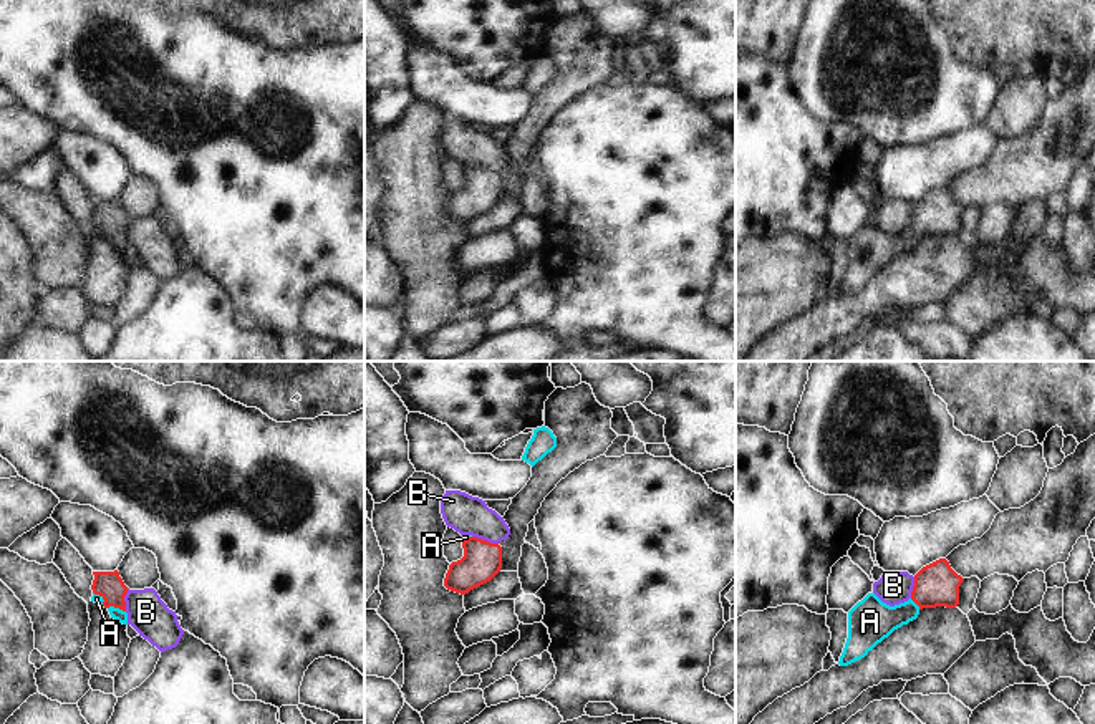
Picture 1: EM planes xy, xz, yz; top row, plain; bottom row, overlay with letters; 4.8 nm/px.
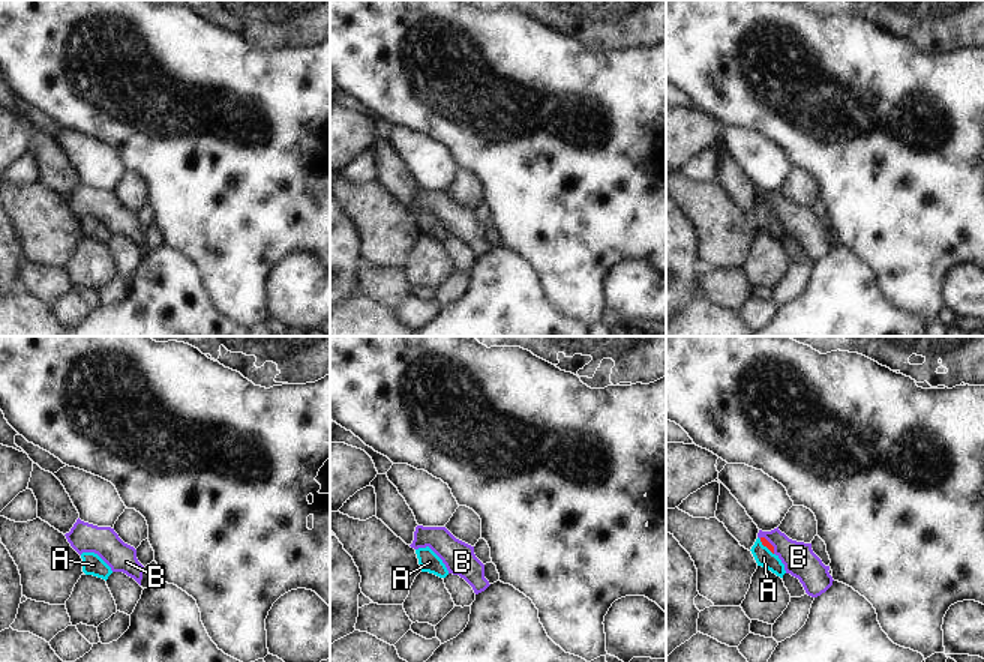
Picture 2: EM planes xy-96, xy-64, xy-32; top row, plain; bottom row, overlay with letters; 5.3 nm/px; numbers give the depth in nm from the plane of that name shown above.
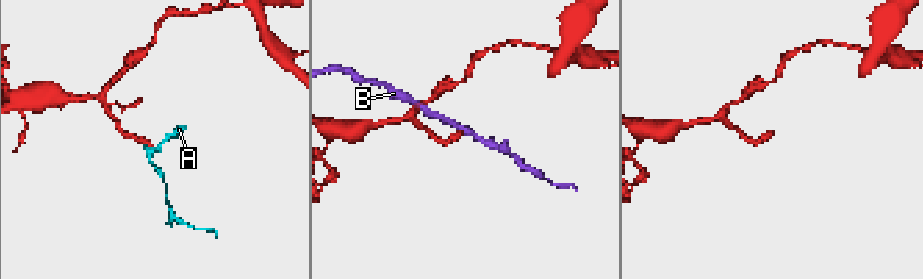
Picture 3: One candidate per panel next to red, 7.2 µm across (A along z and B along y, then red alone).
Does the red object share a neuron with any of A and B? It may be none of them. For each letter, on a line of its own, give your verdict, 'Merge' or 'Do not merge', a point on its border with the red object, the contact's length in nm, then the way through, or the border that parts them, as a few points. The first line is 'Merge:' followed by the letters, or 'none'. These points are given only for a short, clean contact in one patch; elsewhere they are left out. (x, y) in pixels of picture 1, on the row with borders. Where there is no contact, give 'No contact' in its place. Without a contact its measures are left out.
Merge: A
A: Merge. Touches red at xy (116, 607). Shared border 90 nm. Path across: xy (110, 585), (116, 607), (116, 613)
B: Do not merge. Touches red at xz (486, 540). Shared border 130 nm. Boundary: xz (472, 535), (497, 544)

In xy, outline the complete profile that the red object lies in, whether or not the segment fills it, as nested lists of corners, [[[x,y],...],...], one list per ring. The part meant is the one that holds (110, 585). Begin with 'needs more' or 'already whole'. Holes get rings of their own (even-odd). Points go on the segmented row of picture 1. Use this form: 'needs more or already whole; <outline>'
needs more; [[[93,572],[94,580],[91,585],[91,601],[104,606],[111,618],[128,625],[126,601],[128,586],[124,585],[119,572]]]

